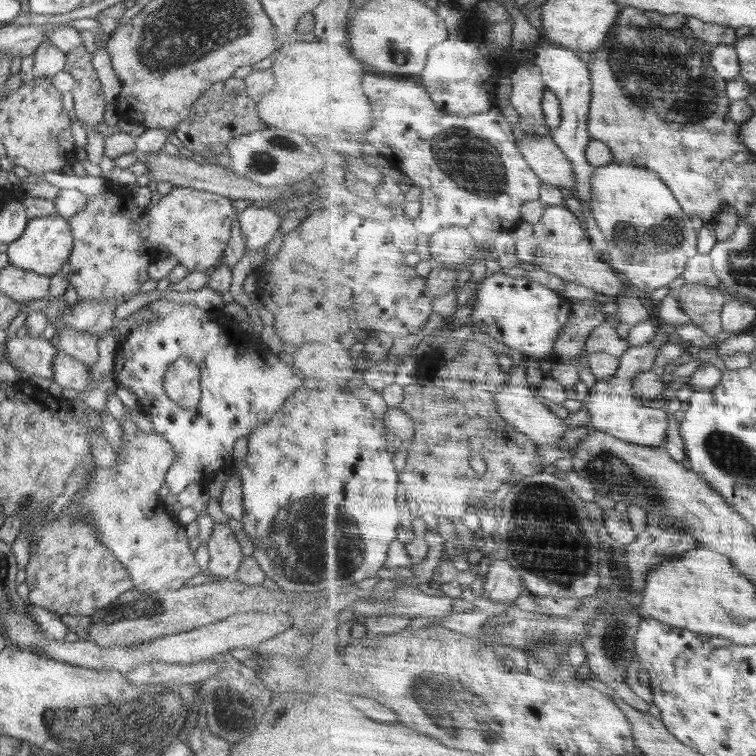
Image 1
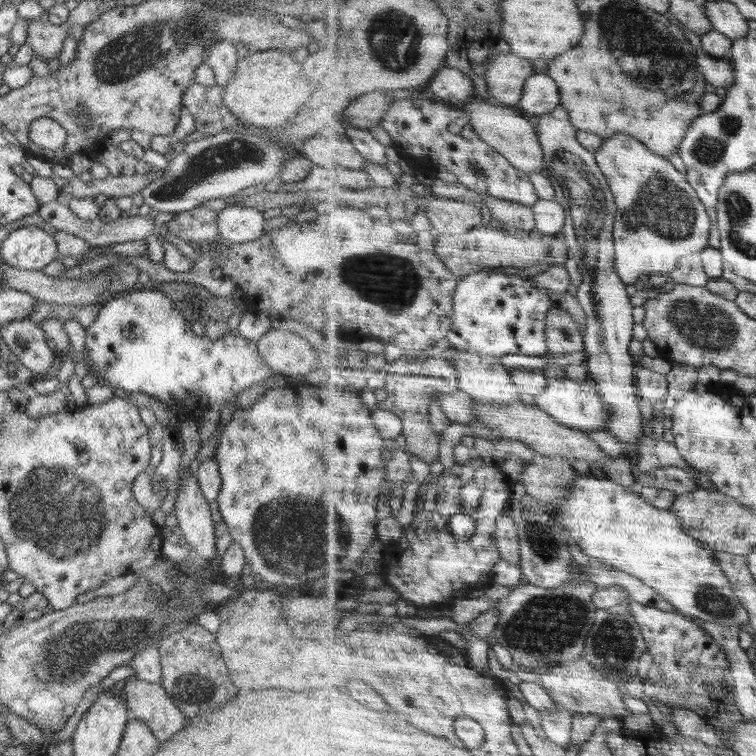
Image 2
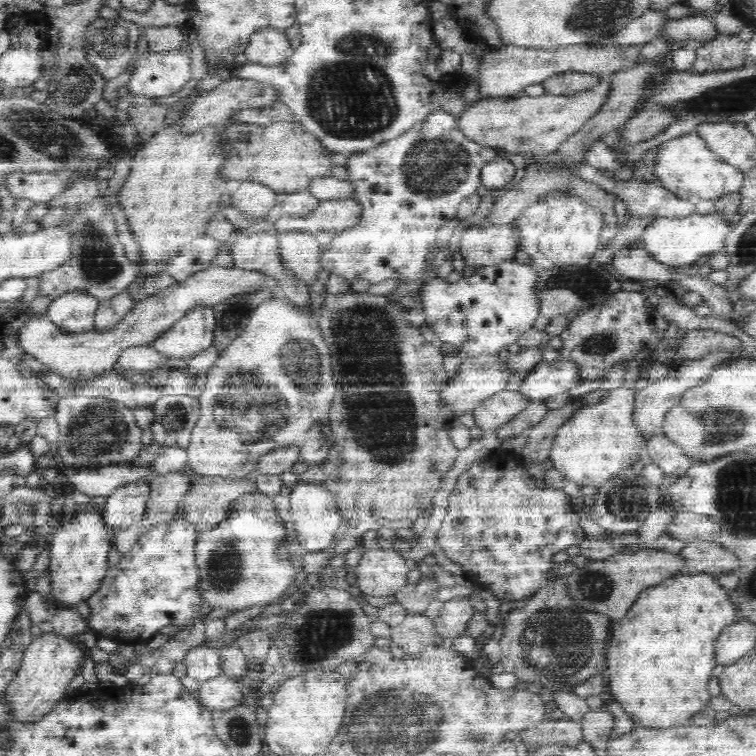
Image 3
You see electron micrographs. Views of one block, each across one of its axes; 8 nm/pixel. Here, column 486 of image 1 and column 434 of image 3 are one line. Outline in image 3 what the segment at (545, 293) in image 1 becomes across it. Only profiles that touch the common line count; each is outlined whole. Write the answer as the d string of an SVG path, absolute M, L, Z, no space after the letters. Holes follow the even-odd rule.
M514 259L476 269L471 276L463 277L457 283L449 283L439 277L433 278L420 292L425 324L438 334L440 340L458 346L468 356L502 354L506 351L506 346L514 344L526 330L534 326L541 314L540 295L536 290L538 275L537 269L530 264L522 264Z

